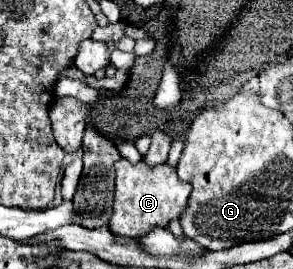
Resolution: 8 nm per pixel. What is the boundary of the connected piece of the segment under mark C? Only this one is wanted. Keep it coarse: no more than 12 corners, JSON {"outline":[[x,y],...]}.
{"outline":[[115,163],[109,229],[137,237],[183,213],[173,165]]}

